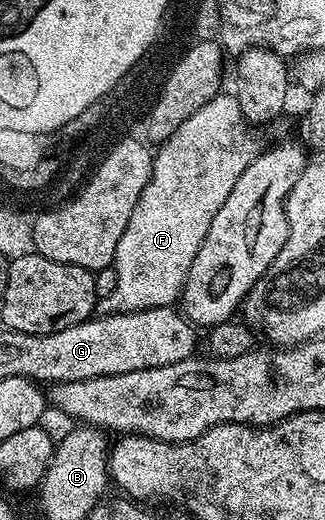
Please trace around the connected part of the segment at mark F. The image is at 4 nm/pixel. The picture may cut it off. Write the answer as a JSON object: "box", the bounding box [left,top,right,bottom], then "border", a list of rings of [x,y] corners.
{"box":[99,93,262,315],"border":[[[218,93],[211,101],[207,101],[207,105],[195,109],[195,113],[191,113],[187,117],[187,121],[183,121],[183,125],[179,125],[179,129],[175,129],[175,133],[171,133],[171,137],[167,137],[167,141],[156,148],[149,184],[143,189],[139,201],[135,201],[135,209],[131,209],[131,221],[127,221],[127,229],[123,229],[123,237],[119,237],[119,245],[115,249],[113,258],[113,268],[117,274],[115,293],[100,300],[99,307],[104,314],[118,315],[124,311],[146,311],[152,307],[173,307],[180,300],[181,288],[184,287],[185,278],[191,269],[191,261],[195,261],[195,253],[199,253],[199,249],[207,237],[207,229],[211,229],[211,221],[215,217],[215,213],[219,213],[219,205],[223,205],[223,201],[227,201],[227,193],[231,193],[231,189],[235,185],[235,181],[239,181],[243,169],[247,169],[247,165],[251,165],[251,161],[255,161],[255,157],[261,154],[262,144],[257,144],[256,137],[249,132],[252,131],[250,124],[245,122],[243,113],[237,104],[236,94],[225,94]]]}

